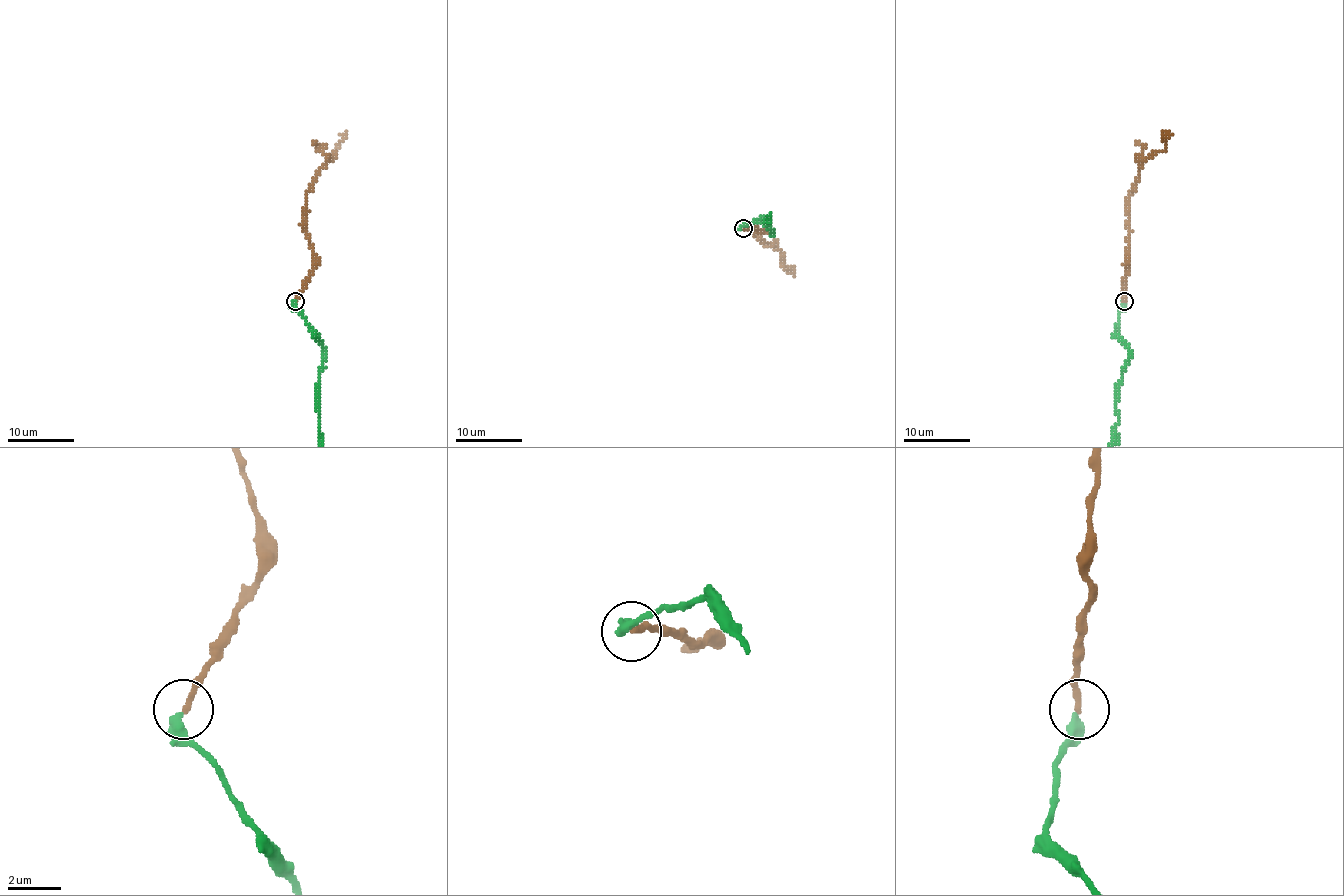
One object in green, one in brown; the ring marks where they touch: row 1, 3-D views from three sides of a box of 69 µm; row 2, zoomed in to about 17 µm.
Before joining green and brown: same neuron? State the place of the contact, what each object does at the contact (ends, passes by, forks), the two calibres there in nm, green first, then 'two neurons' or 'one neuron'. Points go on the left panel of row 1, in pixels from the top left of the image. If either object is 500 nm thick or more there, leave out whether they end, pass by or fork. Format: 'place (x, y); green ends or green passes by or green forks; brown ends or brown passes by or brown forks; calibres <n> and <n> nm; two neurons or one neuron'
place (295, 301); green passes by; brown ends; calibres 280 and 240 nm; one neuron

